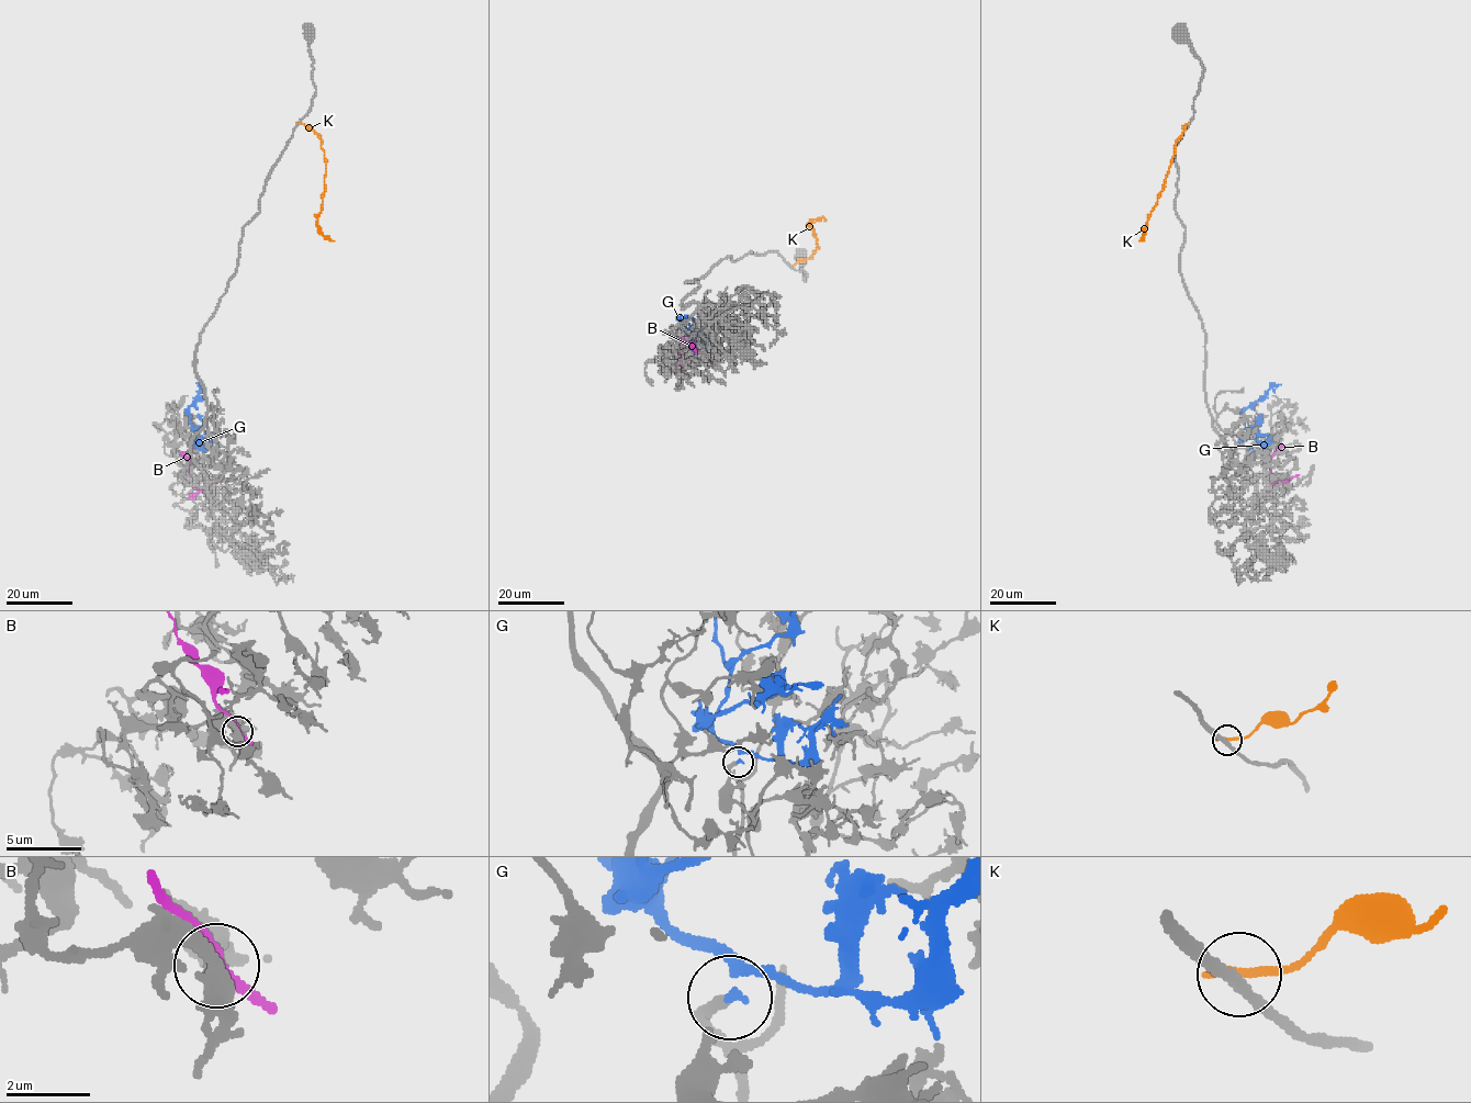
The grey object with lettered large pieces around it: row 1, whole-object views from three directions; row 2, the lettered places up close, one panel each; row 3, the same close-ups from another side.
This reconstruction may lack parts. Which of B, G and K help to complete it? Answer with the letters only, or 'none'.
G

